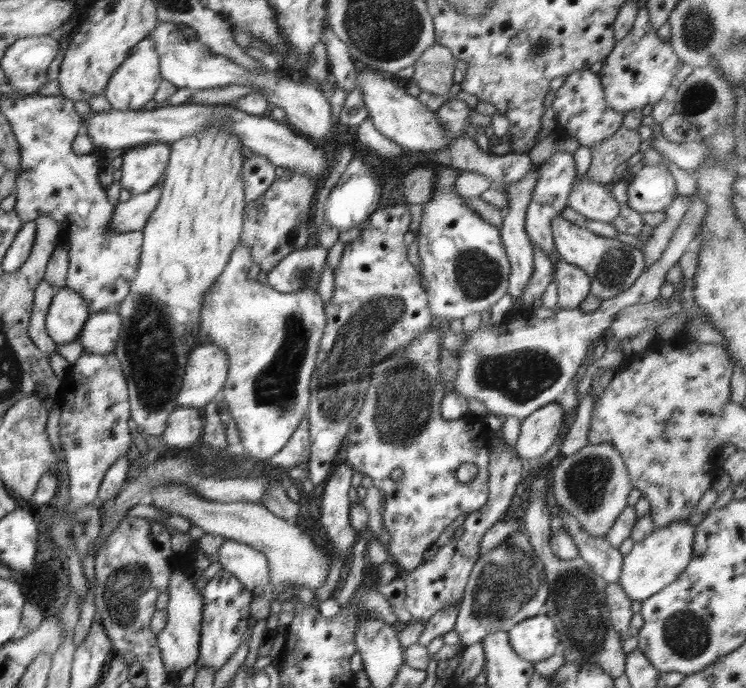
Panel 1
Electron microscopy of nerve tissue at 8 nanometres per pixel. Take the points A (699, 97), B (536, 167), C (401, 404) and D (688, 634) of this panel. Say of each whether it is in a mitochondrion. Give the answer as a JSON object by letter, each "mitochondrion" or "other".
{"A":"mitochondrion","B":"other","C":"mitochondrion","D":"mitochondrion"}

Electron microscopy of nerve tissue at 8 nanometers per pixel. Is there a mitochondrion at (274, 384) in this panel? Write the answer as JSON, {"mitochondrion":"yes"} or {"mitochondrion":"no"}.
{"mitochondrion":"yes"}

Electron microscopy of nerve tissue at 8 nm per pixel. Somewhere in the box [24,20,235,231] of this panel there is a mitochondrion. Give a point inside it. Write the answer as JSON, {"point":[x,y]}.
{"point":[178,36]}

